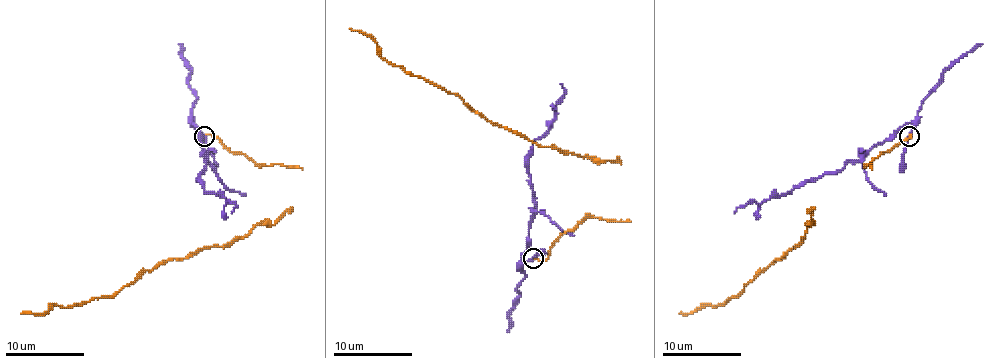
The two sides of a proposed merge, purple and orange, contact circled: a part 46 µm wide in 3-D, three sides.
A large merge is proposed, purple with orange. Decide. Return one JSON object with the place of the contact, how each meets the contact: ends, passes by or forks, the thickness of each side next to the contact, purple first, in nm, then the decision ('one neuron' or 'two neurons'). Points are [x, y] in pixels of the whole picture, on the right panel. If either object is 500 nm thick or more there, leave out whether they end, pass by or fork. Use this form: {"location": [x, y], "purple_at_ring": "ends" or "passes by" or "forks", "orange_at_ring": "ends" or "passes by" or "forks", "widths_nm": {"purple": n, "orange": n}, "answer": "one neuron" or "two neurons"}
{"location": [909, 136], "purple_at_ring": "passes by", "orange_at_ring": "ends", "widths_nm": {"purple": 240, "orange": 110}, "answer": "two neurons"}

